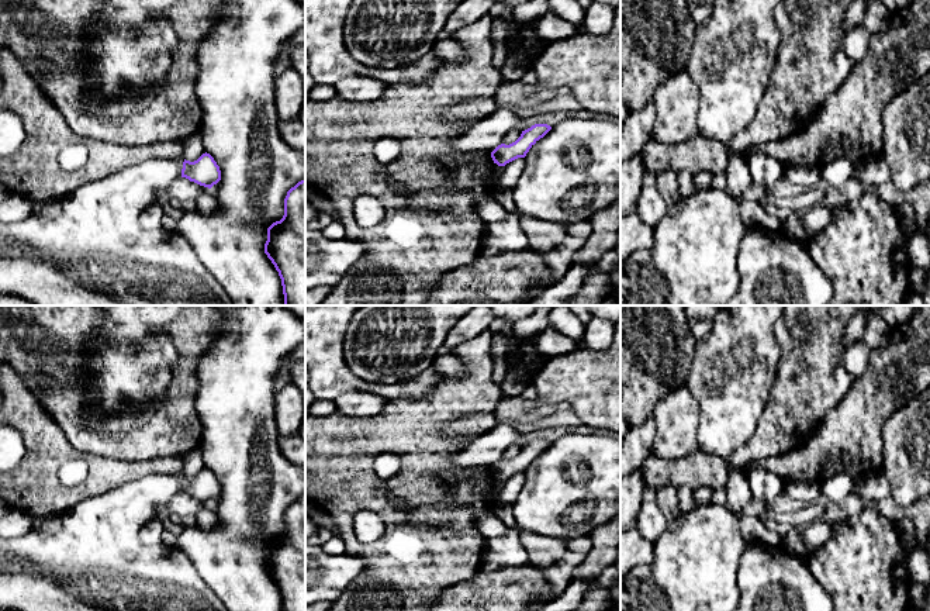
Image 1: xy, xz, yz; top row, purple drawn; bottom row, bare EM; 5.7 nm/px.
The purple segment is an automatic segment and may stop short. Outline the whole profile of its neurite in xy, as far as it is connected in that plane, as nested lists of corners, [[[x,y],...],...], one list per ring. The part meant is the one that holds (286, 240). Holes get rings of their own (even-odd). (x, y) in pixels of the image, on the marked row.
[[[305,179],[287,191],[283,218],[267,228],[265,253],[281,279],[284,306],[305,306]]]

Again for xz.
[[[535,124],[530,128],[522,131],[521,137],[509,144],[498,145],[492,152],[491,158],[498,166],[505,166],[507,163],[525,158],[529,149],[543,138],[552,130],[547,124]]]

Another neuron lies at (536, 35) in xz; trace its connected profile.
[[[550,11],[530,23],[522,24],[521,46],[516,51],[508,51],[499,69],[502,79],[509,82],[521,80],[550,44],[570,38],[578,31],[574,24]]]

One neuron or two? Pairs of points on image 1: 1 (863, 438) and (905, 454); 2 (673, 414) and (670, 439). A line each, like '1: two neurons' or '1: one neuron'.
1: two neurons
2: one neuron

